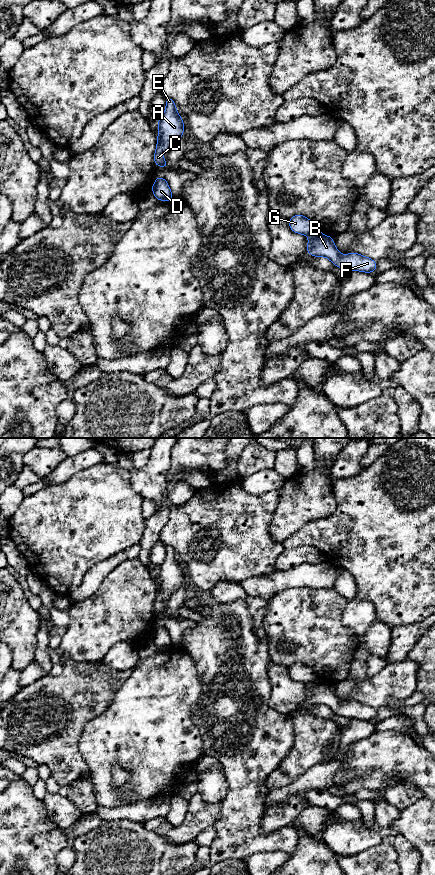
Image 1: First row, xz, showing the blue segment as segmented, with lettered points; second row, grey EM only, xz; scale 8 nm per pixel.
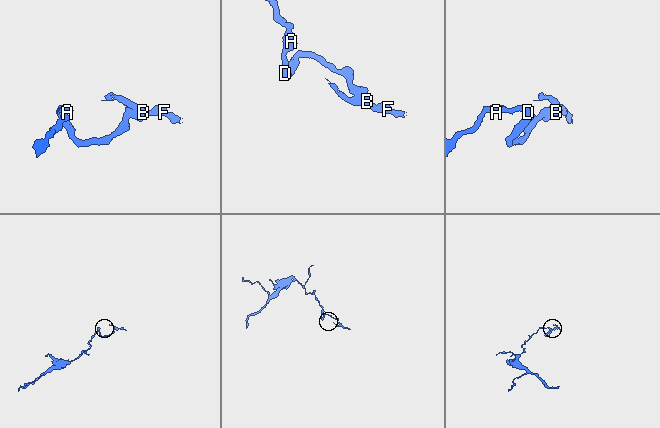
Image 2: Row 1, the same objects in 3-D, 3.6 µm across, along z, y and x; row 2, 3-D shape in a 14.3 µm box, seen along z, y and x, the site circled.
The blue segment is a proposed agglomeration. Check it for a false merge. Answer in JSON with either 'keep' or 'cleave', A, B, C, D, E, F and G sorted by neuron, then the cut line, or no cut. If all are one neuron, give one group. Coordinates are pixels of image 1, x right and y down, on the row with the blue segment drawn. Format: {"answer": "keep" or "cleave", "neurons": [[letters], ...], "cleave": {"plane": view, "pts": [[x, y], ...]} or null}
{"answer": "cleave", "neurons": [["A", "C", "D", "E", "G"], ["B", "F"]], "cleave": {"plane": "xz", "pts": [[320, 233], [309, 237]]}}

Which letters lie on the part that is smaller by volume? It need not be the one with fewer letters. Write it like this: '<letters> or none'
B, F

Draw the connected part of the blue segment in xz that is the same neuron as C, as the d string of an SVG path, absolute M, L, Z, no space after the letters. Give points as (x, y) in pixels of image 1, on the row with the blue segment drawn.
M165 98L166 109L164 115L157 121L159 134L157 135L157 146L154 154L154 163L166 168L167 162L163 158L163 152L173 147L184 133L184 122L177 113L175 102L172 98Z

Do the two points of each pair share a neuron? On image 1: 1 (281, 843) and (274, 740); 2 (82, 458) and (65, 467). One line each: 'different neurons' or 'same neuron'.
1: same neuron
2: same neuron

